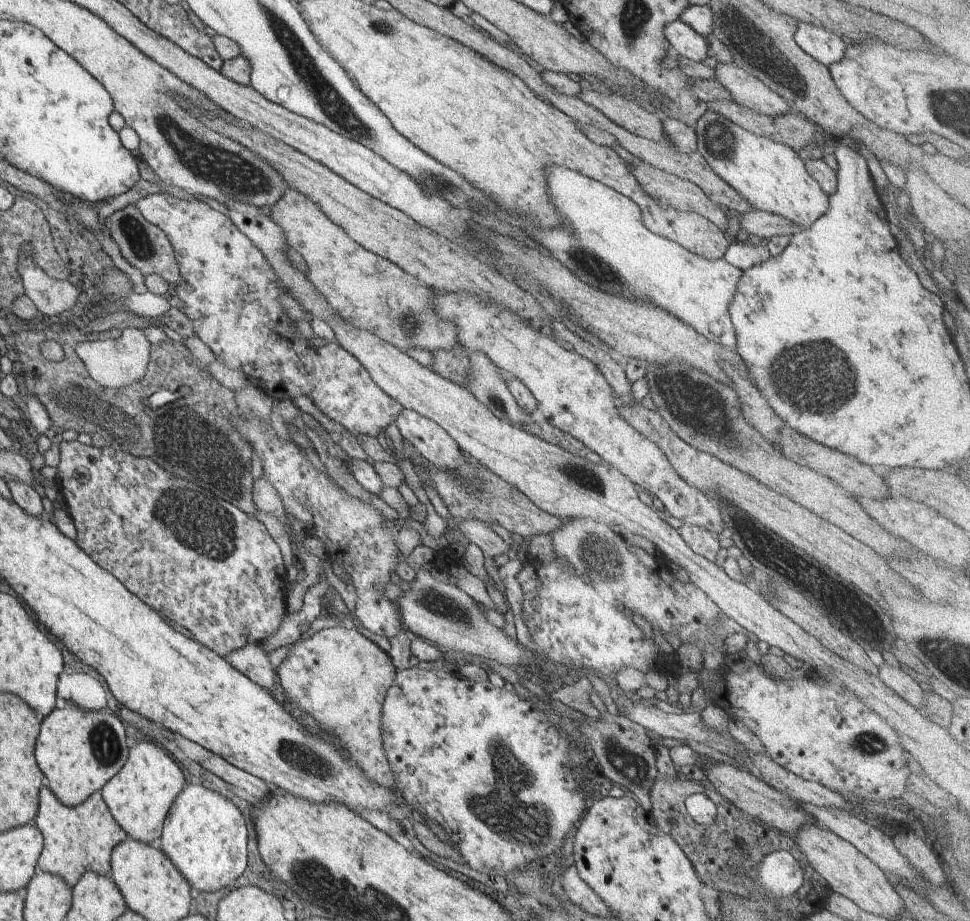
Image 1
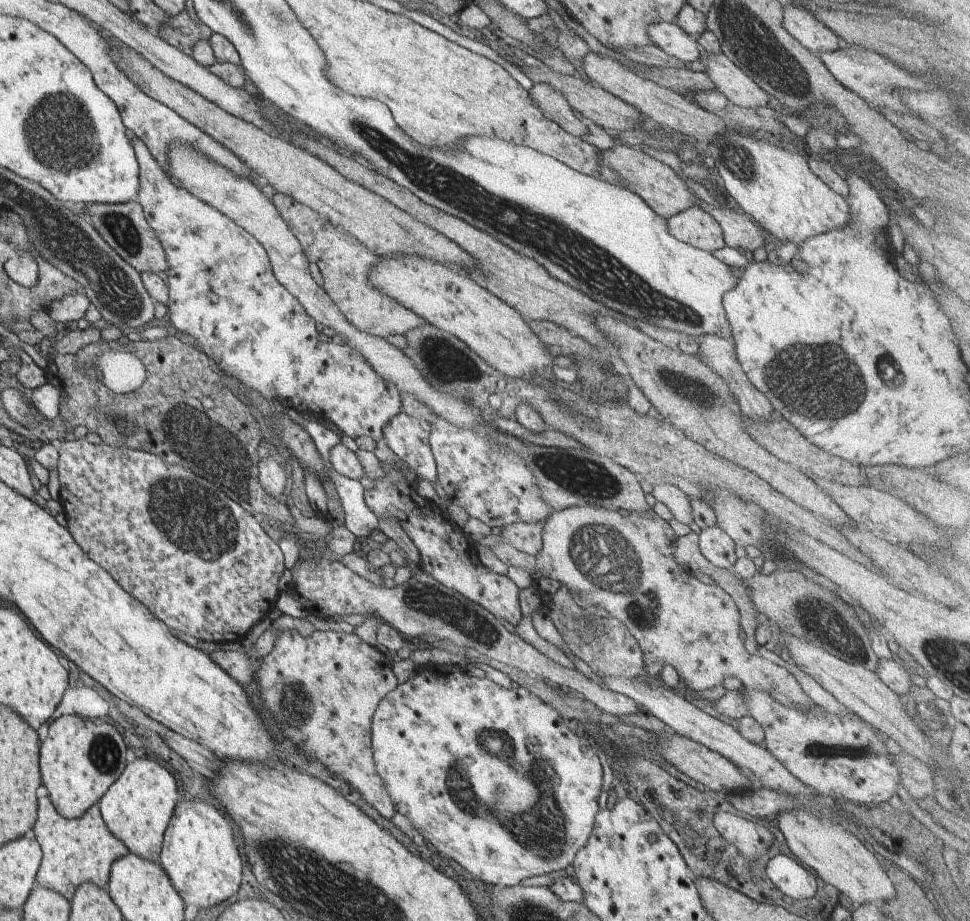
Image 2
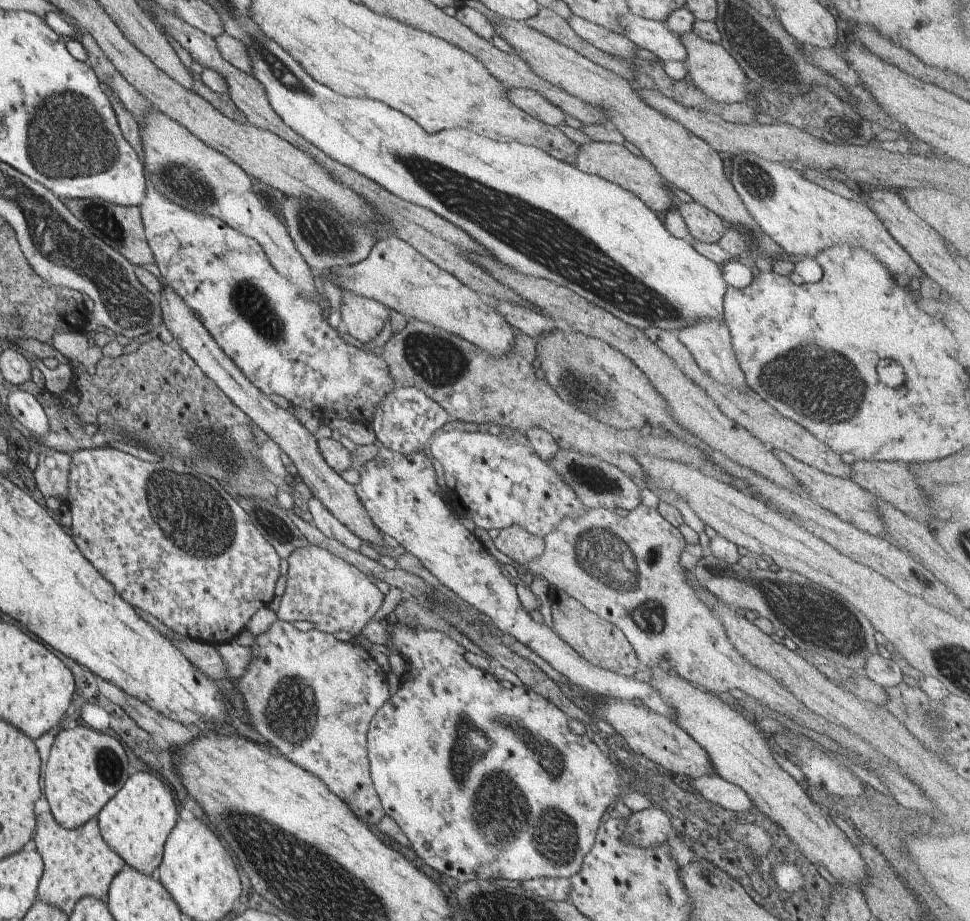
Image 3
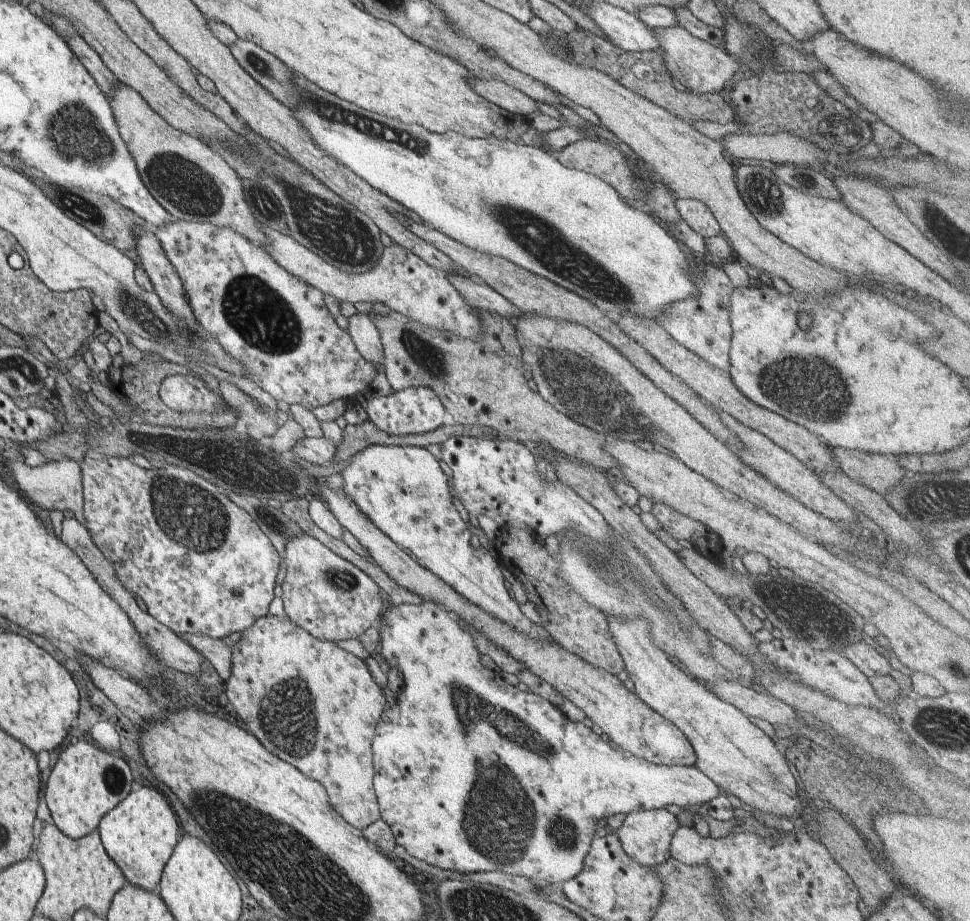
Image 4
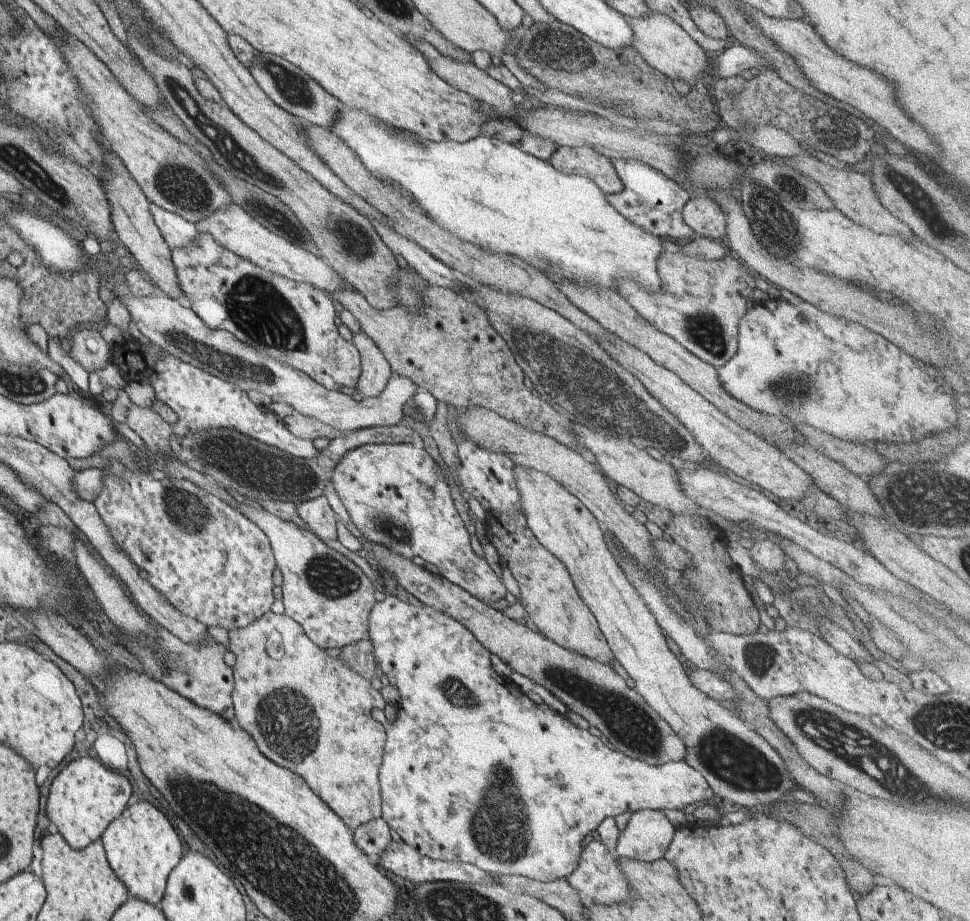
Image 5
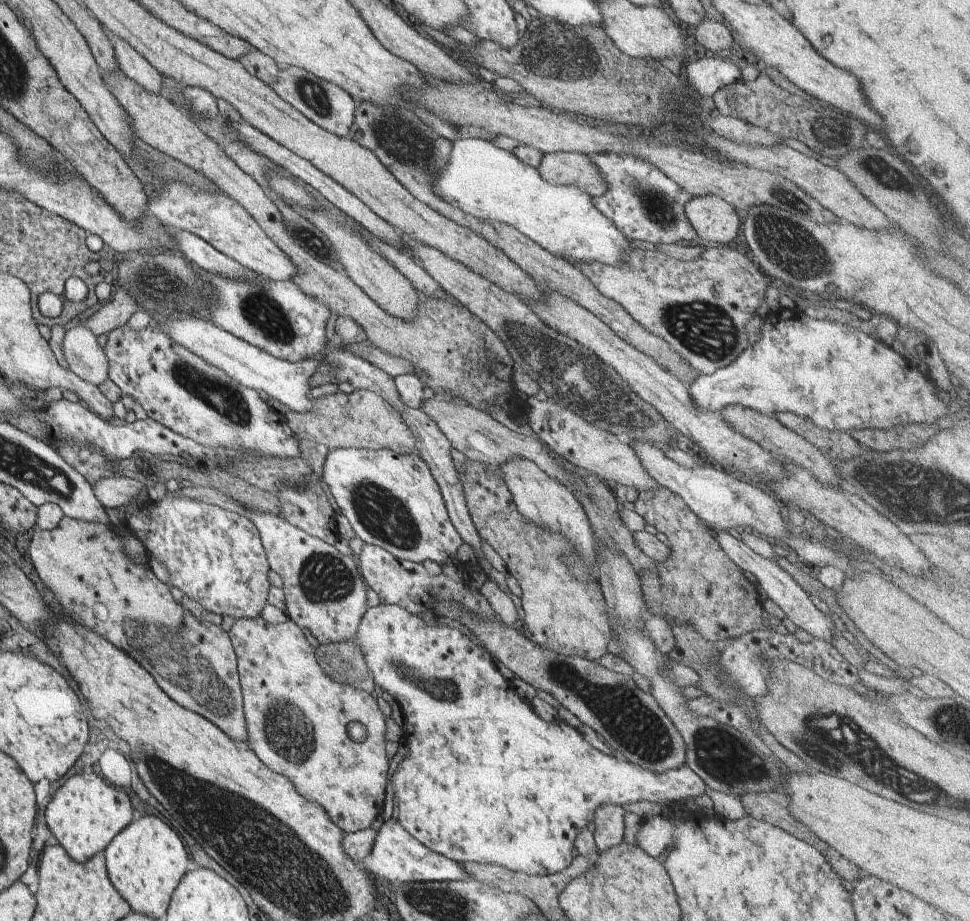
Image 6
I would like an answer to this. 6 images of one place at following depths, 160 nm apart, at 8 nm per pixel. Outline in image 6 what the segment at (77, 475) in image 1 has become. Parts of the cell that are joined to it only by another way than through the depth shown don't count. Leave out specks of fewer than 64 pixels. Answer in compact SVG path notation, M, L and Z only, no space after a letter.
M164 496L160 502L153 502L152 506L131 516L125 512L125 521L135 532L136 538L147 548L150 558L152 555L166 564L170 586L176 586L184 595L198 601L208 612L232 618L260 617L260 612L267 604L267 596L271 589L268 581L270 567L265 548L257 526L247 517L225 508L197 502L189 497Z

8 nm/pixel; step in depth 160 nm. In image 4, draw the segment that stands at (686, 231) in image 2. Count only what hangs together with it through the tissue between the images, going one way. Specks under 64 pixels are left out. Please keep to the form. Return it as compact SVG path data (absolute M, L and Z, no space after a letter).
M678 198L675 205L686 224L704 239L722 234L715 215L702 201Z

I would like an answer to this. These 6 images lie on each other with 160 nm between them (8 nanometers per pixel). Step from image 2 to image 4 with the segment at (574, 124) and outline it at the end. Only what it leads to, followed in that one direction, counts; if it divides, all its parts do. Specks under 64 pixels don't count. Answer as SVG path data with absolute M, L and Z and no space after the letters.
M470 77L467 81L482 99L494 103L505 111L526 117L534 111L539 111L535 102L528 95L511 84L478 77Z

